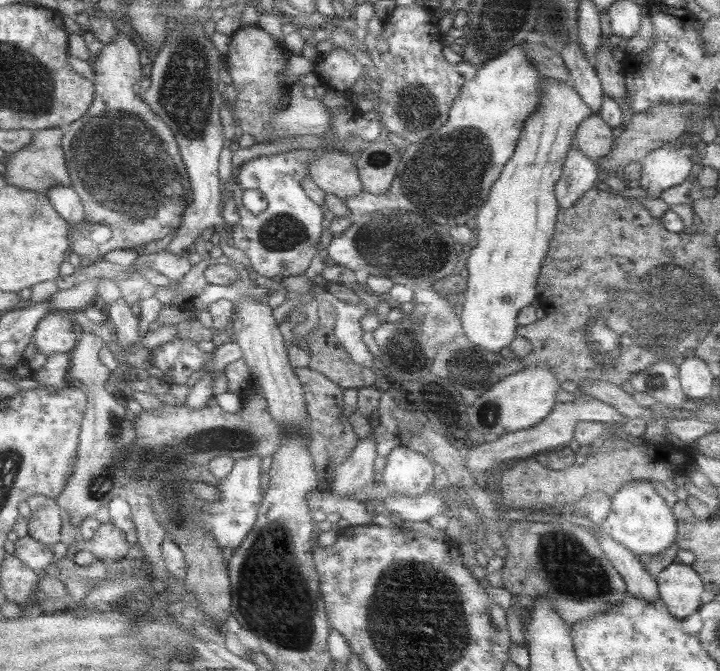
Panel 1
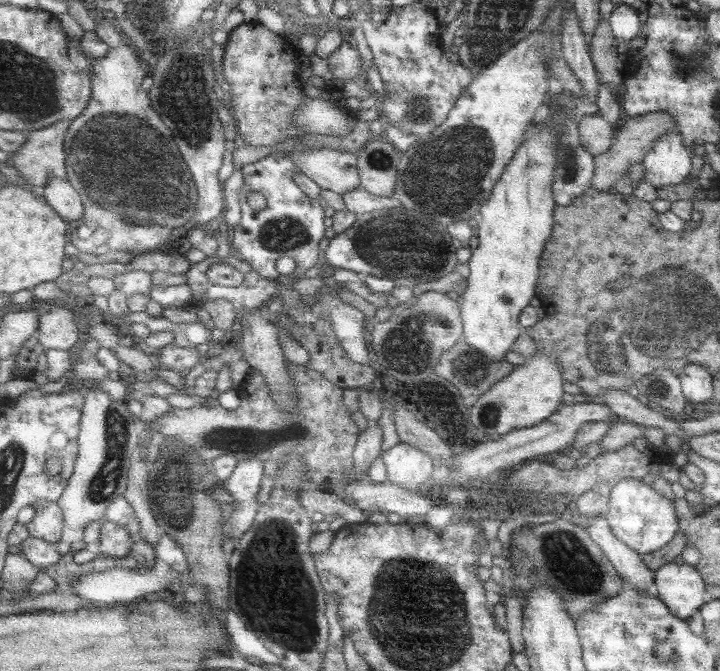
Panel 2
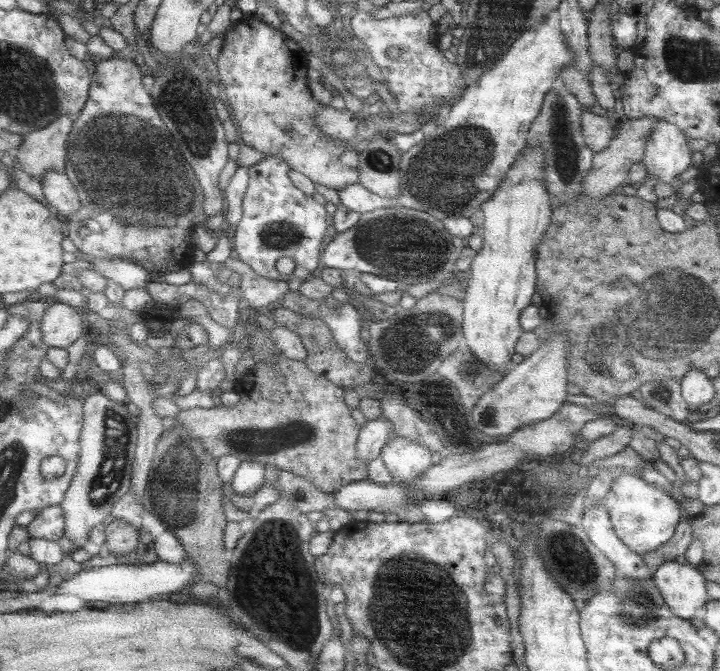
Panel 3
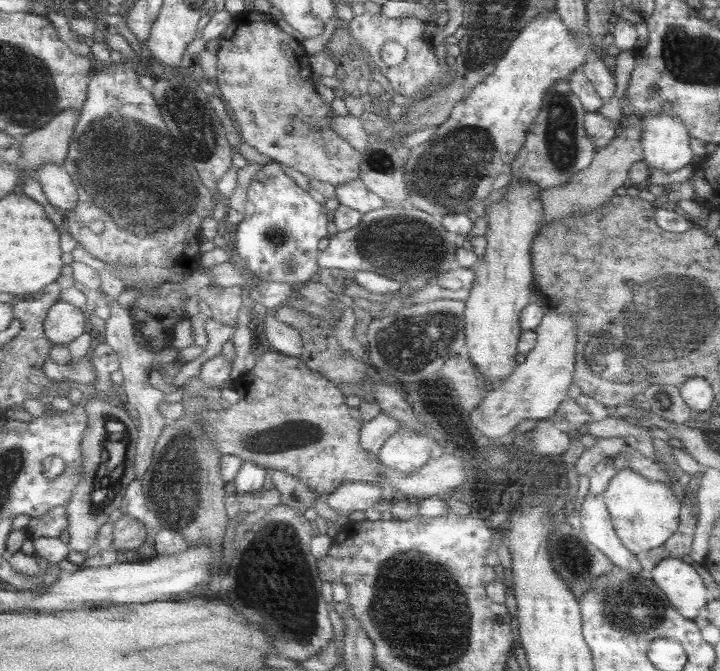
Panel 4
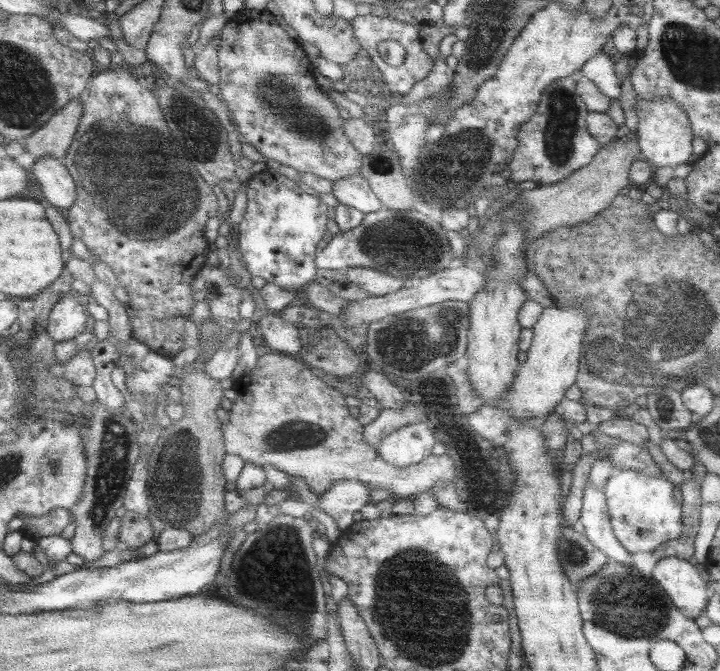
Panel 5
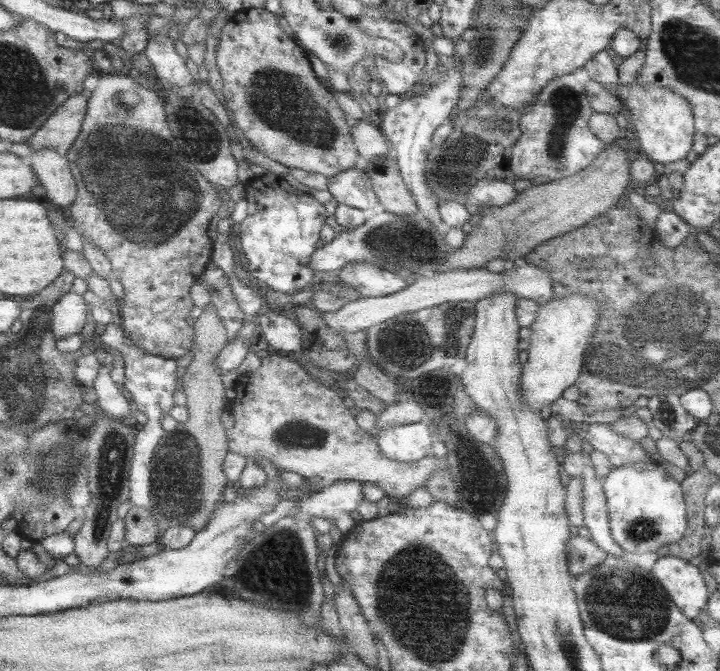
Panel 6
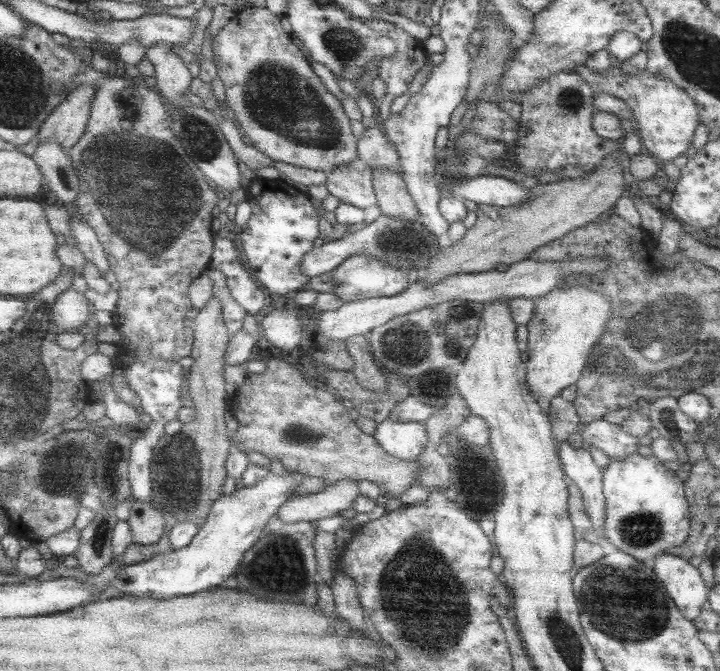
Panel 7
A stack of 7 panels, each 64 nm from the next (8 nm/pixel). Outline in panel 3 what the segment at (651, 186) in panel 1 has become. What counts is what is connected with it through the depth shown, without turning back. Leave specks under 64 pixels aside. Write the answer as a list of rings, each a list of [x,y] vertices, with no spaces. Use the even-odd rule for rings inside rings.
[[[655,118],[655,126],[645,140],[645,152],[641,164],[649,176],[657,176],[665,184],[675,184],[675,178],[691,168],[691,150],[683,132],[661,118]]]

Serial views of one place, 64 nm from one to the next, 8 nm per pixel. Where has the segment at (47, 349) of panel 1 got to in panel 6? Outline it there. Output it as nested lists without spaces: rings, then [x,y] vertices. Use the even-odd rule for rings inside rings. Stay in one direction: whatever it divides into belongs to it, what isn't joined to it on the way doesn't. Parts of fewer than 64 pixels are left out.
[[[67,292],[53,310],[53,334],[57,336],[57,340],[83,334],[85,326],[89,326],[87,316],[89,316],[89,304],[85,296]]]

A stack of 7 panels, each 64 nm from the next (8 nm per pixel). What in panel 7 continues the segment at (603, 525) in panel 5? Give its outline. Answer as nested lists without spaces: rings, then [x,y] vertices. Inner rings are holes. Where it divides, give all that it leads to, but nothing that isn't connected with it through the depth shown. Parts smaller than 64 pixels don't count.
[[[567,440],[561,442],[561,462],[565,476],[577,486],[583,498],[585,512],[593,528],[603,528],[605,522],[605,496],[603,496],[603,470],[595,464],[589,450],[571,448]]]

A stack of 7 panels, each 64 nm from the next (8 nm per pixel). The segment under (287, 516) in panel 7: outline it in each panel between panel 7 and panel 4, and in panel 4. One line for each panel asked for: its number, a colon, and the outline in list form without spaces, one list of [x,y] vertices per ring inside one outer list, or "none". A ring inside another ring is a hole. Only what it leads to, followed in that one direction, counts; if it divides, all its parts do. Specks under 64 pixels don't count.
4: [[[345,482],[335,492],[325,496],[325,502],[337,516],[345,516],[347,518],[345,524],[349,524],[349,516],[353,512],[359,512],[359,510],[363,512],[363,510],[375,508],[379,502],[383,502],[381,490],[383,488],[375,486],[375,484]]]
5: [[[353,480],[337,482],[325,494],[321,494],[317,502],[319,502],[317,508],[327,516],[331,516],[337,522],[341,532],[347,532],[349,528],[355,526],[355,520],[353,520],[355,512],[371,504],[369,486]]]
6: [[[337,482],[335,486],[309,494],[309,498],[297,500],[295,508],[303,518],[331,518],[343,534],[349,534],[357,526],[351,512],[355,512],[363,500],[361,482]]]

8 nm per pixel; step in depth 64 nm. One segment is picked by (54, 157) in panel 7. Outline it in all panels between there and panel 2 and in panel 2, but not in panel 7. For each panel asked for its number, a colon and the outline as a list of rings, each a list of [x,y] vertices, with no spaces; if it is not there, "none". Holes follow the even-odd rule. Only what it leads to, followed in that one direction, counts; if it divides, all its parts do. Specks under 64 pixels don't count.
2: [[[53,176],[49,186],[45,188],[45,198],[67,222],[75,222],[75,220],[83,222],[85,216],[83,196],[69,178]]]
3: [[[57,170],[47,172],[41,180],[41,186],[43,186],[43,194],[45,194],[47,202],[53,208],[57,208],[57,212],[63,220],[67,216],[81,212],[83,202],[81,202],[79,190],[67,172],[57,172]]]
4: [[[45,164],[33,170],[33,176],[43,188],[49,204],[61,214],[67,214],[79,206],[79,188],[69,170],[61,164]]]
5: [[[55,156],[35,158],[31,170],[35,180],[41,184],[43,200],[47,206],[55,206],[61,212],[71,212],[71,208],[79,204],[79,188],[75,176],[63,160]]]
6: [[[53,148],[35,150],[31,156],[31,164],[39,174],[41,186],[47,190],[51,206],[59,210],[71,208],[79,196],[81,182],[75,178],[67,156],[61,156]]]

